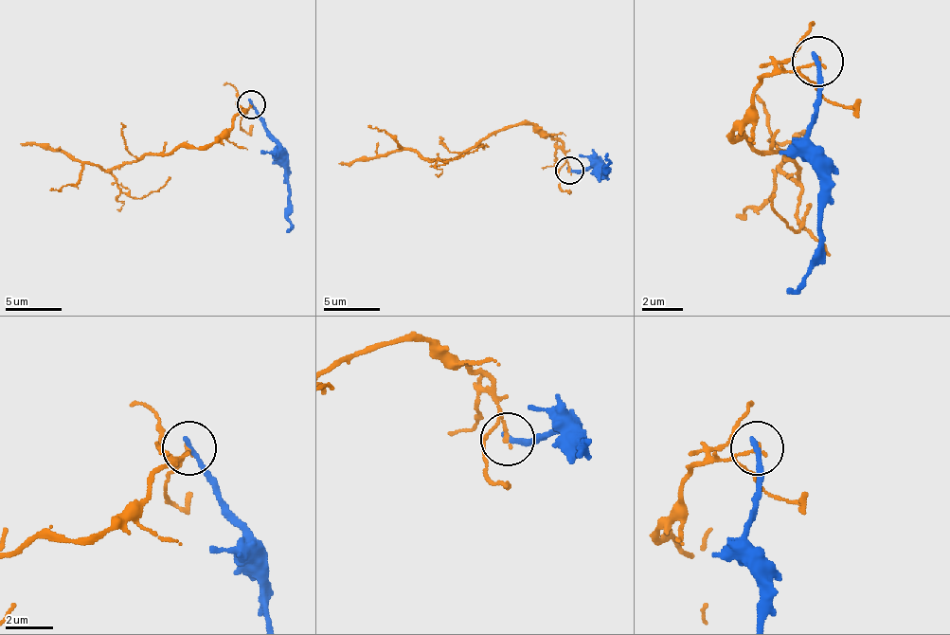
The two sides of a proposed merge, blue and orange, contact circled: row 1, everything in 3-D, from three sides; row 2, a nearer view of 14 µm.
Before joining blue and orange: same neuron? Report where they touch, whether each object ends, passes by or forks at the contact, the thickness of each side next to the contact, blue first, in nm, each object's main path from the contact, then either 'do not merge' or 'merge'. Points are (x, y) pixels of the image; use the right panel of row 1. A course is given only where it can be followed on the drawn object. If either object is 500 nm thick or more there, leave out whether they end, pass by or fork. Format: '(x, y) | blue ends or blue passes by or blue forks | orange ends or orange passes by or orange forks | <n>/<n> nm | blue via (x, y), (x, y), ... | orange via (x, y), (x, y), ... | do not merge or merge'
(817, 62) | blue ends | orange ends | 240/180 nm | blue via (818, 60), (818, 111), (809, 132), (809, 162), (818, 192), (818, 259), (788, 295) | orange via (818, 60), (773, 70), (732, 136), (798, 167), (798, 177), (778, 167), (803, 132) | do not merge

